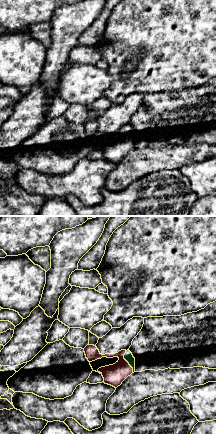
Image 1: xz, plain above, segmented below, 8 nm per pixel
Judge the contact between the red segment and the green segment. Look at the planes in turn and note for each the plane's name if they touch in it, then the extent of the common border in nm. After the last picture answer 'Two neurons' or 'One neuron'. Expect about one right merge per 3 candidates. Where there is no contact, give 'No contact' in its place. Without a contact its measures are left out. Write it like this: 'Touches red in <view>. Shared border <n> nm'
Touches red in xz. Shared border 190 nm

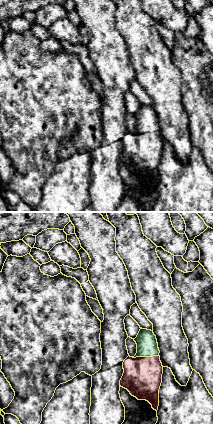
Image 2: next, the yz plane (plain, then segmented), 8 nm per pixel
Touches red in yz. Shared border 220 nm

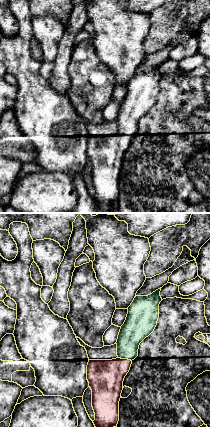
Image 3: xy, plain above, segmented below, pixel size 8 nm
Touches red in xy. Shared border 120 nm

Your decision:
One neuron

